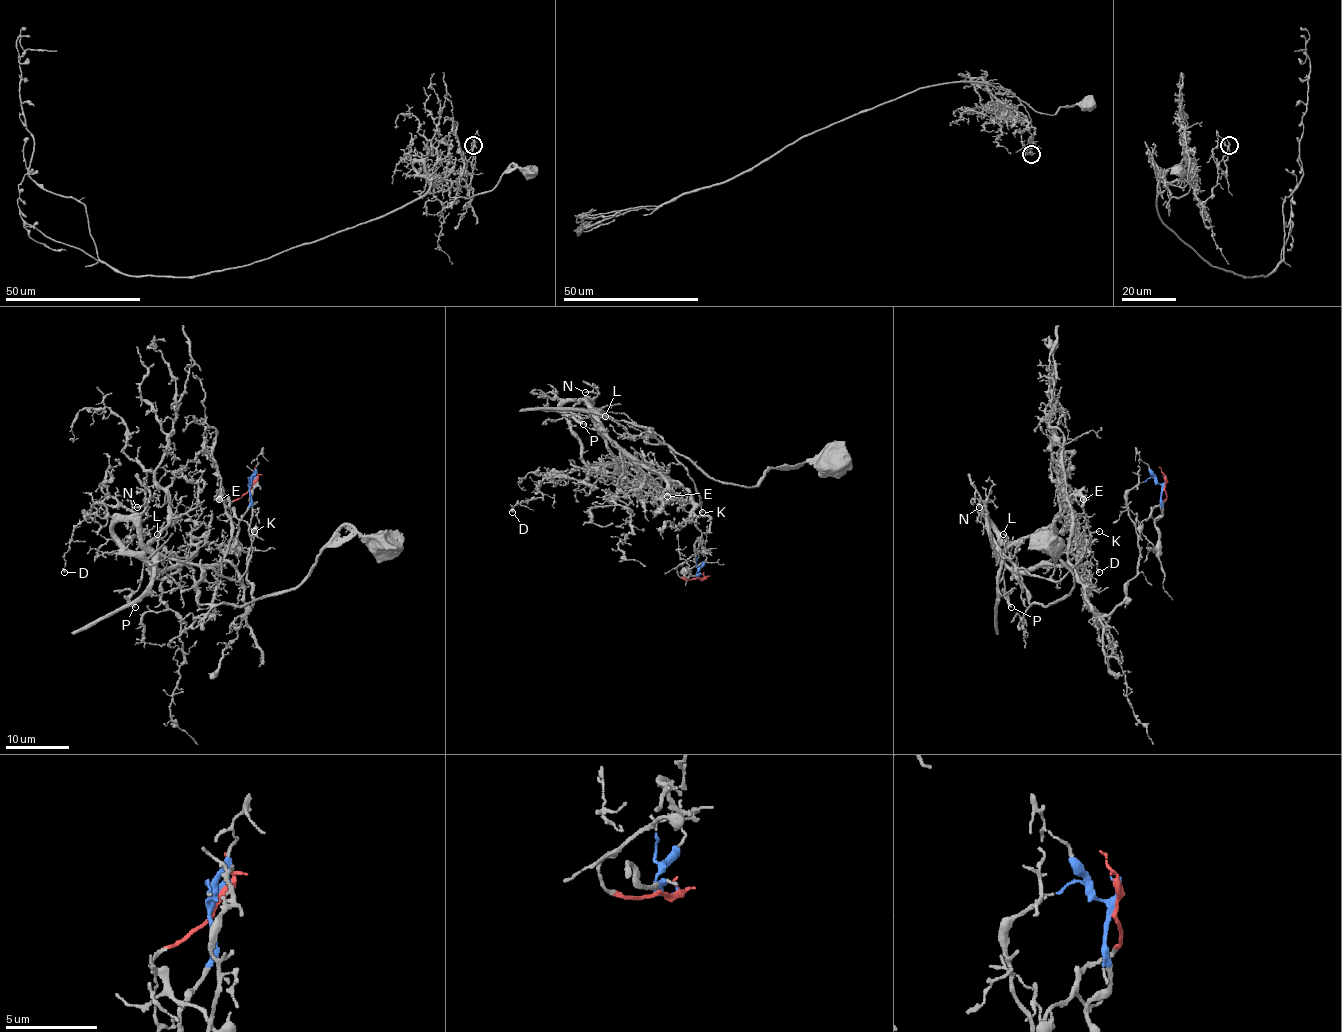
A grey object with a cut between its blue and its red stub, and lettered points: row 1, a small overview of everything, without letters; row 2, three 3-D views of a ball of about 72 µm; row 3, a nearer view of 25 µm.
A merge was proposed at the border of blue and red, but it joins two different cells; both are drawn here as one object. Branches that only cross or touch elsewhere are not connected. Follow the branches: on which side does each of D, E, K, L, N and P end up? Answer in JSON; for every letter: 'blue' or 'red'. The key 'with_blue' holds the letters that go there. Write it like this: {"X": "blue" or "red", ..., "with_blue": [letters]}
{"D": "red", "E": "red", "K": "red", "L": "red", "N": "red", "P": "red", "with_blue": []}

